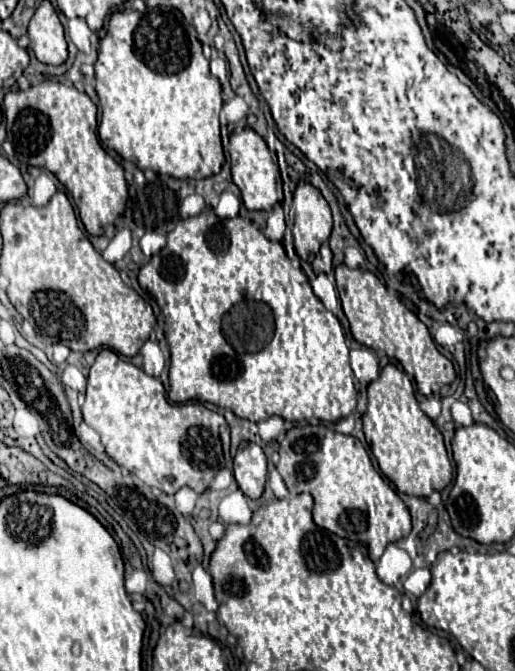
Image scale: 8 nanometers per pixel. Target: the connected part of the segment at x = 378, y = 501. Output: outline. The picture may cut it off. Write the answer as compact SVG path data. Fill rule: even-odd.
M293 426L287 430L279 448L277 470L291 494L309 492L315 500L313 520L317 526L369 546L369 556L377 562L387 544L397 542L411 532L411 516L397 492L373 468L363 444L329 430L327 426Z

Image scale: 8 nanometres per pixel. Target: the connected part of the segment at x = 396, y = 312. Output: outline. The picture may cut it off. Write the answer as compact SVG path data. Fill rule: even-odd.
M339 264L334 273L351 334L359 344L371 350L385 350L387 356L395 358L413 378L417 384L417 392L423 396L433 396L445 384L451 384L455 380L455 368L451 360L437 350L427 326L397 298L399 296L394 290L389 289L369 270Z

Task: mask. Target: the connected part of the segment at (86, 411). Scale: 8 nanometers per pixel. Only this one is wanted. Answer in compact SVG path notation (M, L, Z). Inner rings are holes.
M101 350L97 360L93 362L87 376L87 392L81 410L83 420L99 432L105 452L119 466L127 468L147 486L155 486L167 494L175 494L183 486L193 488L197 494L205 492L213 476L229 462L229 426L221 414L207 410L201 404L169 404L159 378L147 376L141 368L121 360L111 350Z

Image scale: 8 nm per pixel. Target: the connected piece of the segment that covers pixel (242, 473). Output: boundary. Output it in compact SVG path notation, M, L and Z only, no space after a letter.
M241 442L237 454L233 458L235 464L235 480L241 492L253 500L263 494L267 480L267 458L255 442Z

